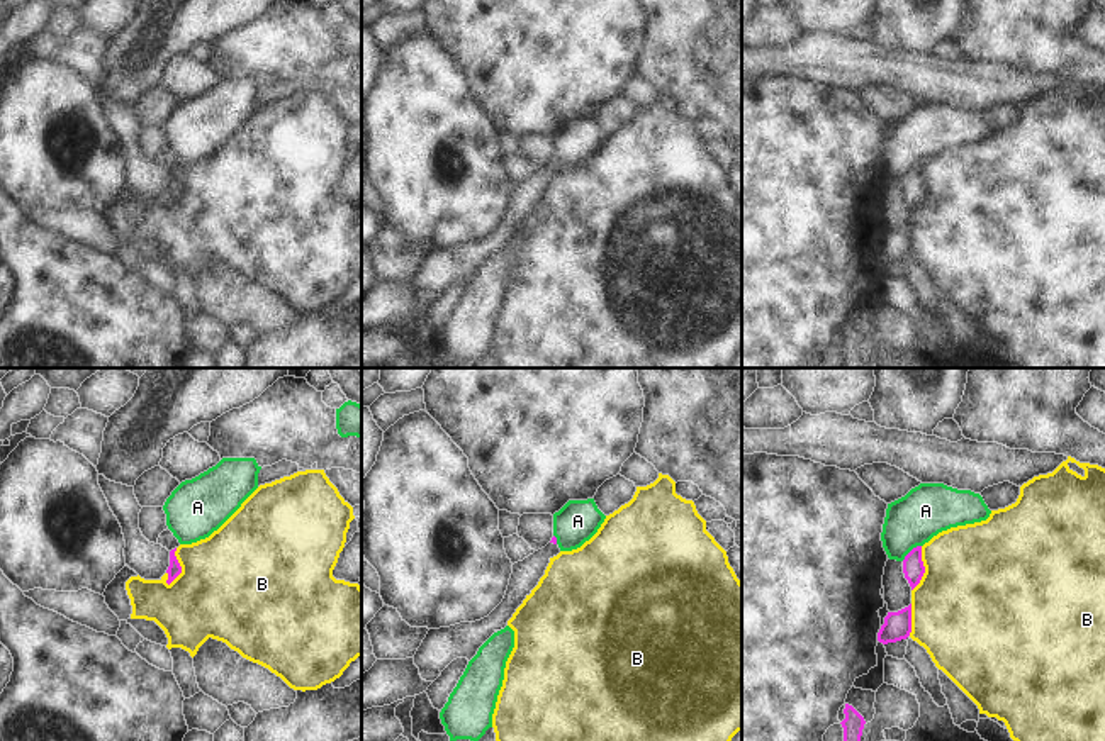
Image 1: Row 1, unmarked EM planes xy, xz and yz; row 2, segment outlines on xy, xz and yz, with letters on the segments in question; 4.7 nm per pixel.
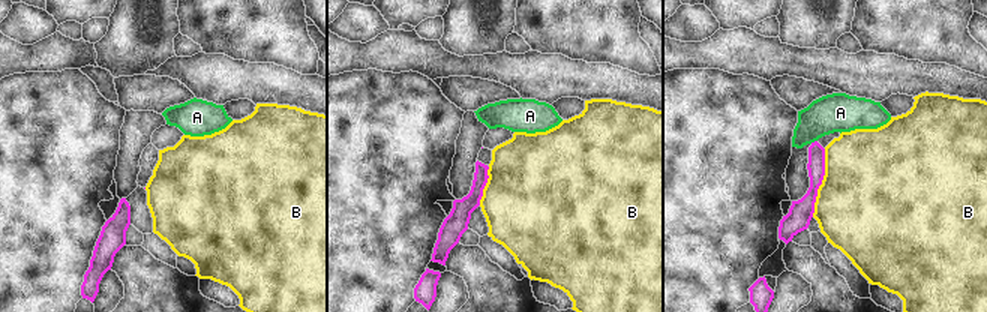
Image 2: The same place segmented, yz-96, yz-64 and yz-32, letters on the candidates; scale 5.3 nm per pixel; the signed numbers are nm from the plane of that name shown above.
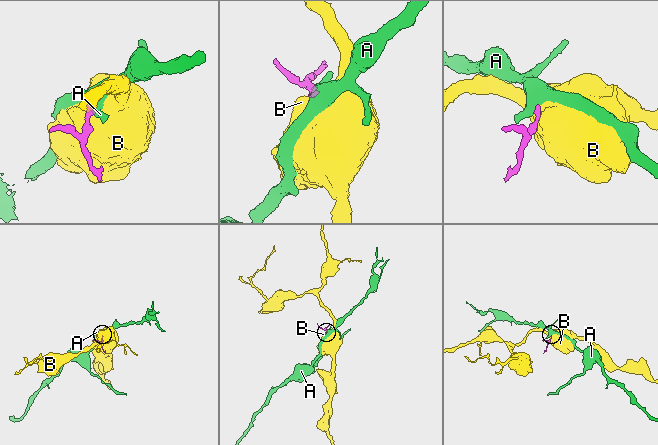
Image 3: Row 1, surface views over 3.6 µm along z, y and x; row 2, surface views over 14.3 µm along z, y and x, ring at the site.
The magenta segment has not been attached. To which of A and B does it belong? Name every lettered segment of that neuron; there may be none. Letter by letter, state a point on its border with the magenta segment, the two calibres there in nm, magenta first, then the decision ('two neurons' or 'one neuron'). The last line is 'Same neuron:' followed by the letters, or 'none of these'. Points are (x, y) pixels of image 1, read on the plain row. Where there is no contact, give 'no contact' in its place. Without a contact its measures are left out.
A: yz (910, 172) | 100/240 nm | two neurons
B: xy (180, 187) | 70/480 nm | two neurons
Same neuron: none of these

